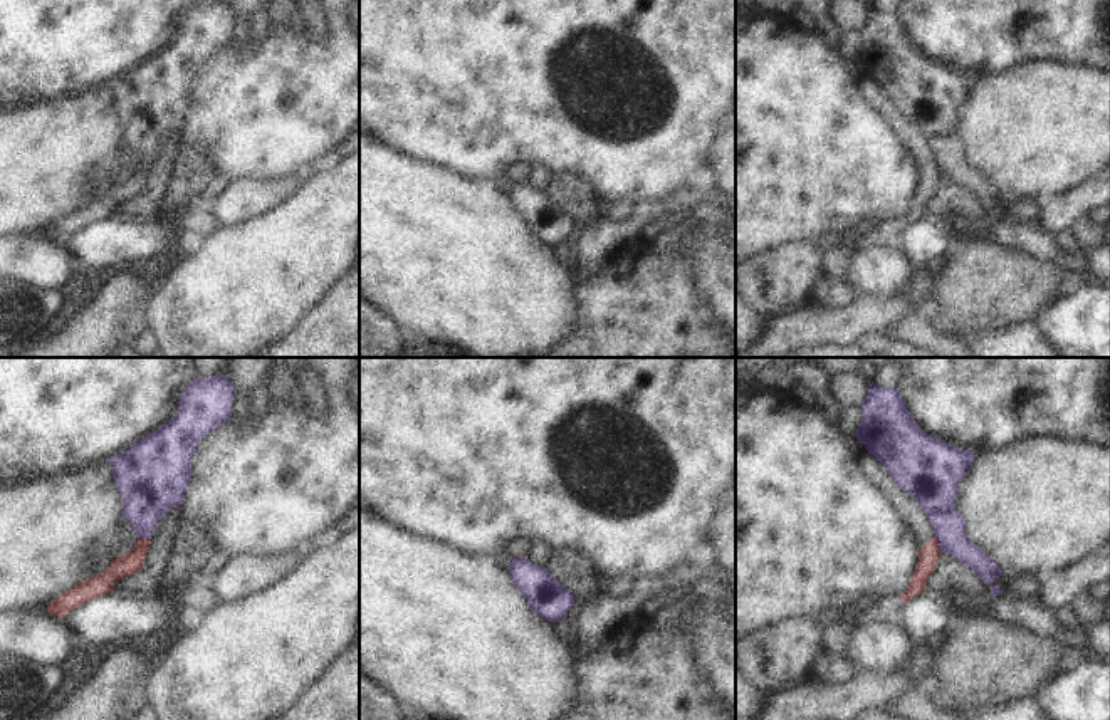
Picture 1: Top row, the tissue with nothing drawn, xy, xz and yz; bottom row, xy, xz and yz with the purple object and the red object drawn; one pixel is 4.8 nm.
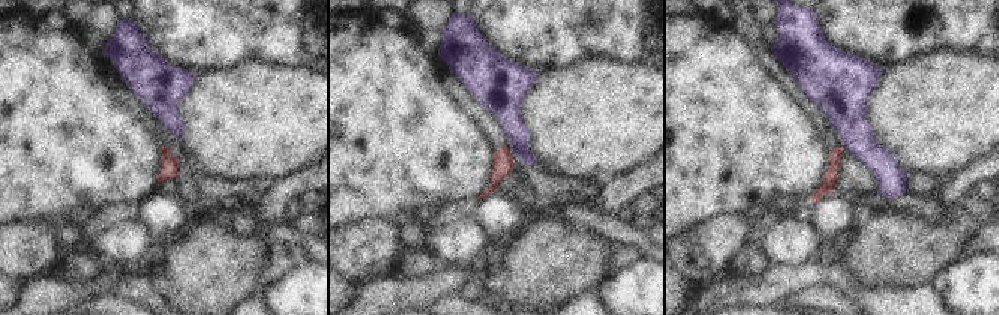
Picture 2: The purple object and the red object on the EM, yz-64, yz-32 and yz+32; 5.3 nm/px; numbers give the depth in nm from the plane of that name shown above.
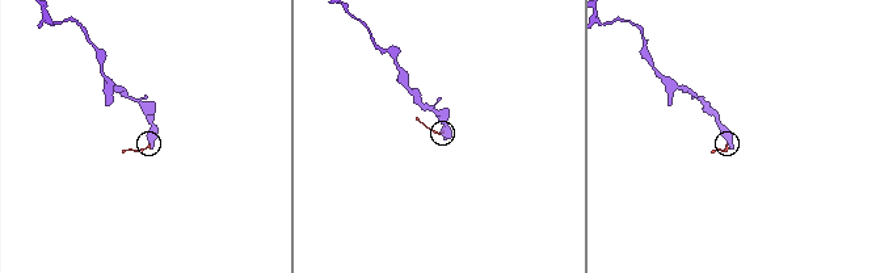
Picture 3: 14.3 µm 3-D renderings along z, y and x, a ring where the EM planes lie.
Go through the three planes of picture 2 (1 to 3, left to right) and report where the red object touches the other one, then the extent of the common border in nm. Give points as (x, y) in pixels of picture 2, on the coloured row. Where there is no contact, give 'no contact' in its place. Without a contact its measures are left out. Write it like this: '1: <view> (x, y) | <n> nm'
1: no contact
2: no contact
3: no contact

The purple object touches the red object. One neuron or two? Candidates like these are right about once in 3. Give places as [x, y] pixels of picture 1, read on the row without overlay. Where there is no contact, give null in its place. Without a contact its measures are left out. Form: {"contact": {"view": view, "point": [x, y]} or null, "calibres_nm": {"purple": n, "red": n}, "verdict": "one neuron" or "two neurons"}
{"contact": {"view": "yz", "point": [939, 168]}, "calibres_nm": {"purple": 190, "red": 100}, "verdict": "two neurons"}

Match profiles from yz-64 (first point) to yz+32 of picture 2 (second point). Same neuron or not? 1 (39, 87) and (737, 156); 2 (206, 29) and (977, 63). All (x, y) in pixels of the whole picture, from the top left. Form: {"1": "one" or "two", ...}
{"1": "one", "2": "two"}

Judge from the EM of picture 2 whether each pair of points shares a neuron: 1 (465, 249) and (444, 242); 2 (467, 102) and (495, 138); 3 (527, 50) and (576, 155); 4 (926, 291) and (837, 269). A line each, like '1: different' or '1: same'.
1: same
2: same
3: different
4: same

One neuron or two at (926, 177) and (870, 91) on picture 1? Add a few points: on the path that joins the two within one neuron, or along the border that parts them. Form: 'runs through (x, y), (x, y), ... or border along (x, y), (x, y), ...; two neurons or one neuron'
runs through (924, 155), (914, 138), (890, 113); one neuron

